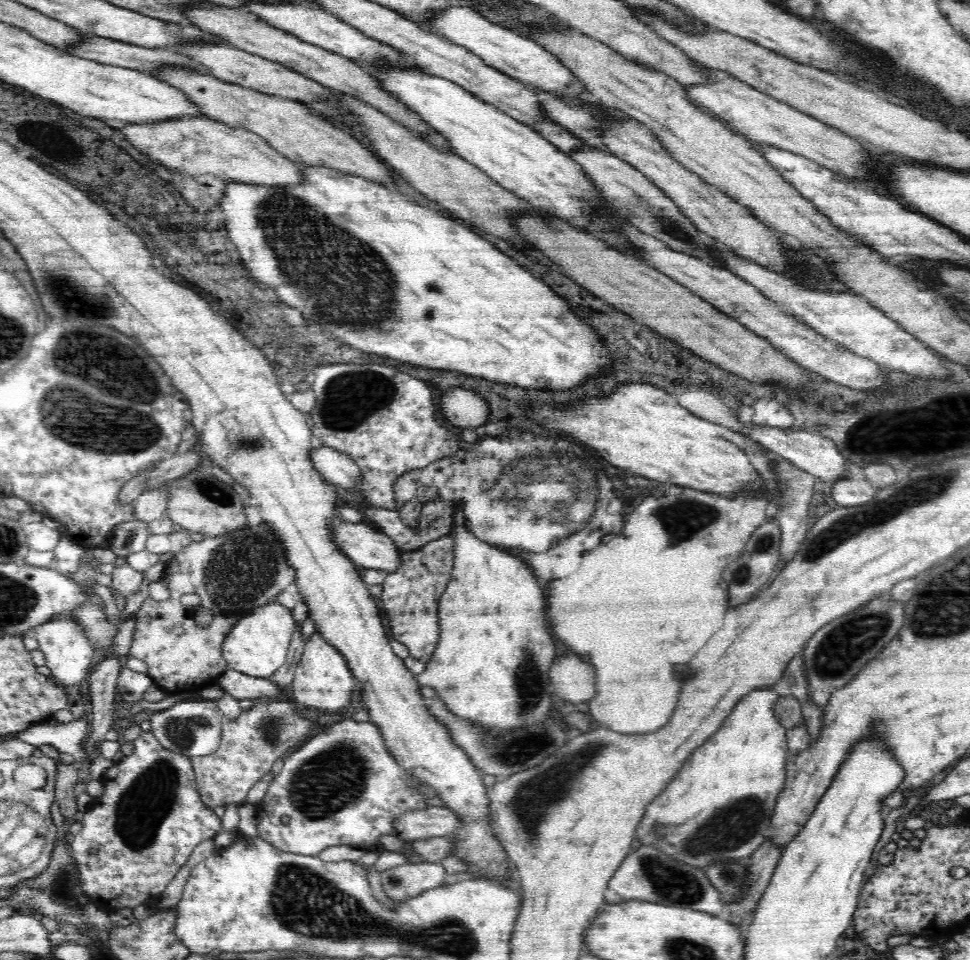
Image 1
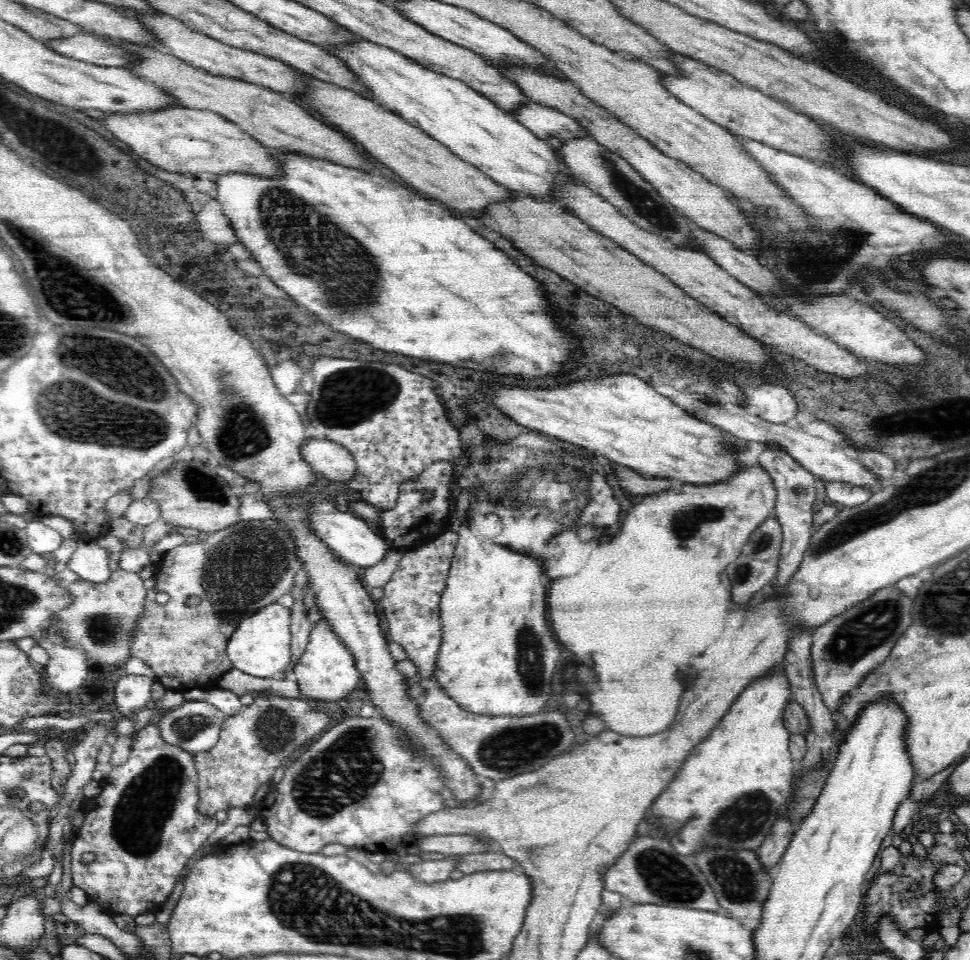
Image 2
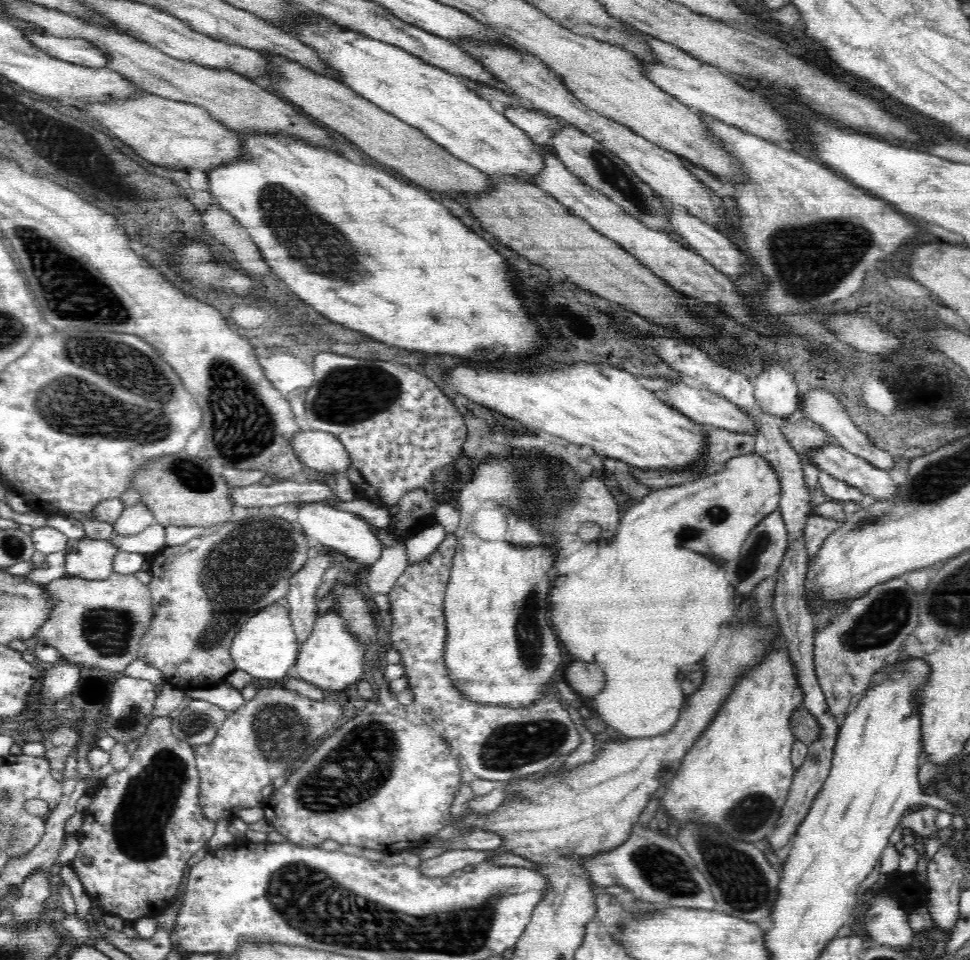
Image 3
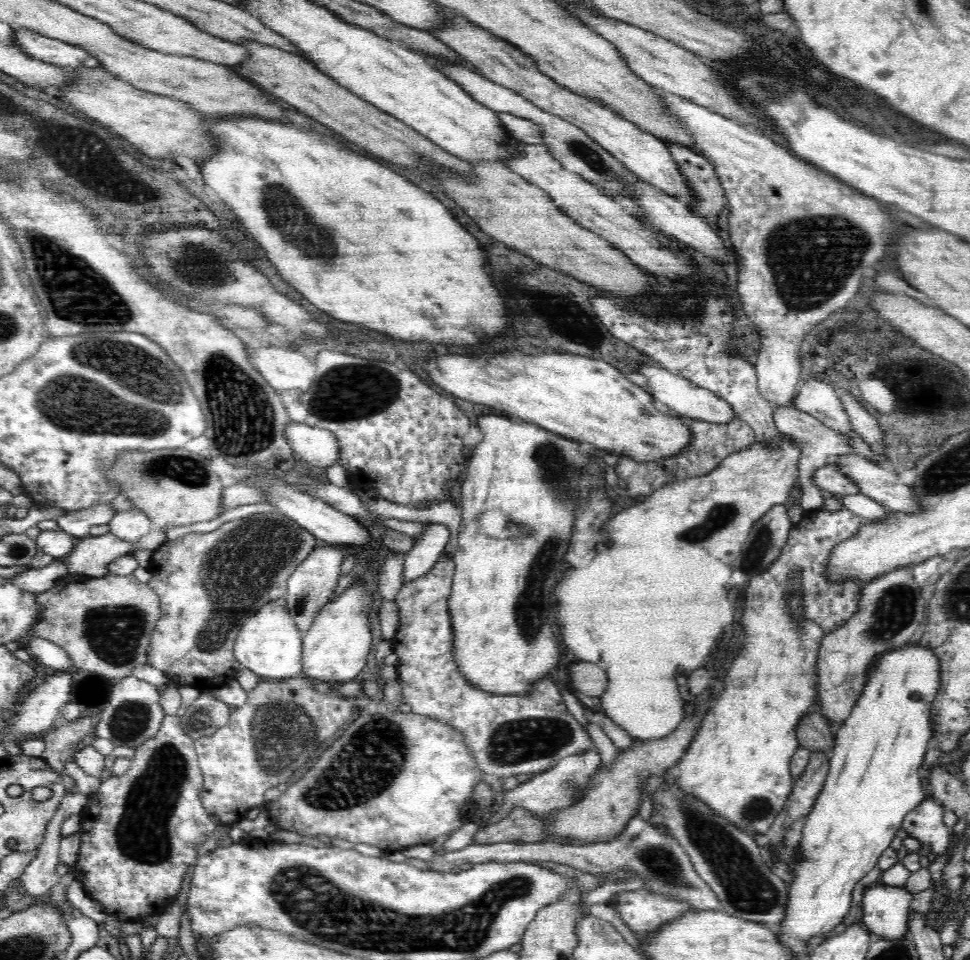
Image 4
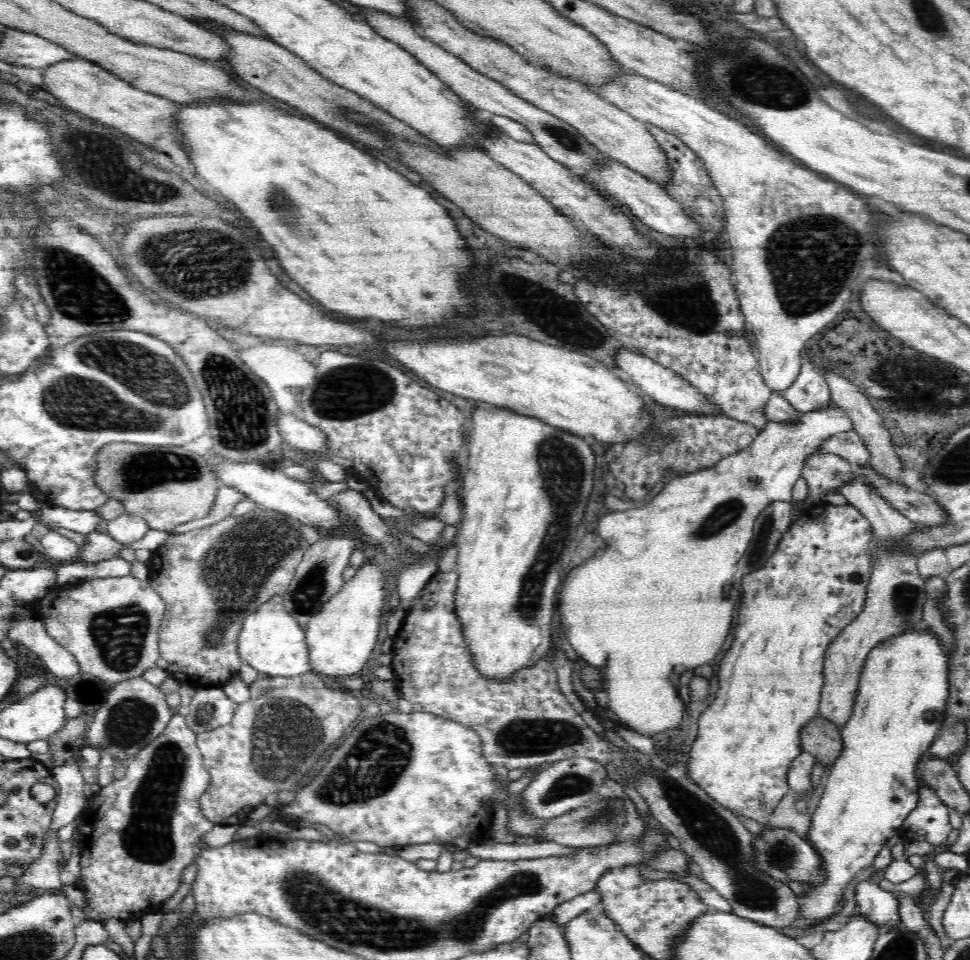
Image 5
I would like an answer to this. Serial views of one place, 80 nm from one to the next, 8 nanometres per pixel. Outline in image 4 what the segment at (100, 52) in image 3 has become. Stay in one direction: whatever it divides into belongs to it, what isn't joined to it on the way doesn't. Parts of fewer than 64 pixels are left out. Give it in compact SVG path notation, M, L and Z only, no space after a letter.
M18 27L15 28L16 43L21 47L30 58L40 58L42 62L57 63L58 66L68 66L78 68L99 68L100 62L94 58L88 50L82 50L81 46L74 46L68 42L62 42L55 38L48 38L43 34L38 34L28 28Z

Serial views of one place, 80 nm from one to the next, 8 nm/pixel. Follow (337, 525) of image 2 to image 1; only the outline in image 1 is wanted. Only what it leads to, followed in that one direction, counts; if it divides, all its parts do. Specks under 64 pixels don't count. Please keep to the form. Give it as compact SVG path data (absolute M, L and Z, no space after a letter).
M342 519L334 541L354 564L364 569L384 570L390 574L403 568L402 552L393 539L372 529L365 521L350 523Z

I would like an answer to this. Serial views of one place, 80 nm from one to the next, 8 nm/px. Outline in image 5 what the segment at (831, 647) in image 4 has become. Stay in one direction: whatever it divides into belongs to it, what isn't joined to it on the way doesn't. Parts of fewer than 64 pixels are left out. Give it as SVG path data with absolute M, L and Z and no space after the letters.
M854 478L843 484L840 494L844 495L848 504L862 512L870 521L877 555L866 592L864 610L858 614L856 620L842 628L842 632L832 640L824 654L824 686L819 698L818 716L830 720L838 728L844 727L852 717L861 672L869 652L885 638L903 633L912 627L924 631L928 629L922 619L922 608L927 594L925 580L922 579L916 565L918 556L910 551L904 551L900 545L900 542L916 528L916 523L885 502L870 483L864 483L860 479Z

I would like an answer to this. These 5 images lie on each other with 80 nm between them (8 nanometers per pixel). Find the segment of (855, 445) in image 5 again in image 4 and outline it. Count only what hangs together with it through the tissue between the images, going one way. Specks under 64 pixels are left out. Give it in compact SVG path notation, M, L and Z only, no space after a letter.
M782 405L781 408L774 408L773 419L778 431L787 438L795 440L795 444L799 444L799 448L801 448L798 486L801 487L803 495L801 496L800 506L804 512L821 509L826 499L822 496L822 489L814 484L814 472L816 472L816 468L822 468L826 464L834 462L836 456L852 455L851 440L843 432L831 430L830 427L822 424L817 418L796 409L794 405Z

